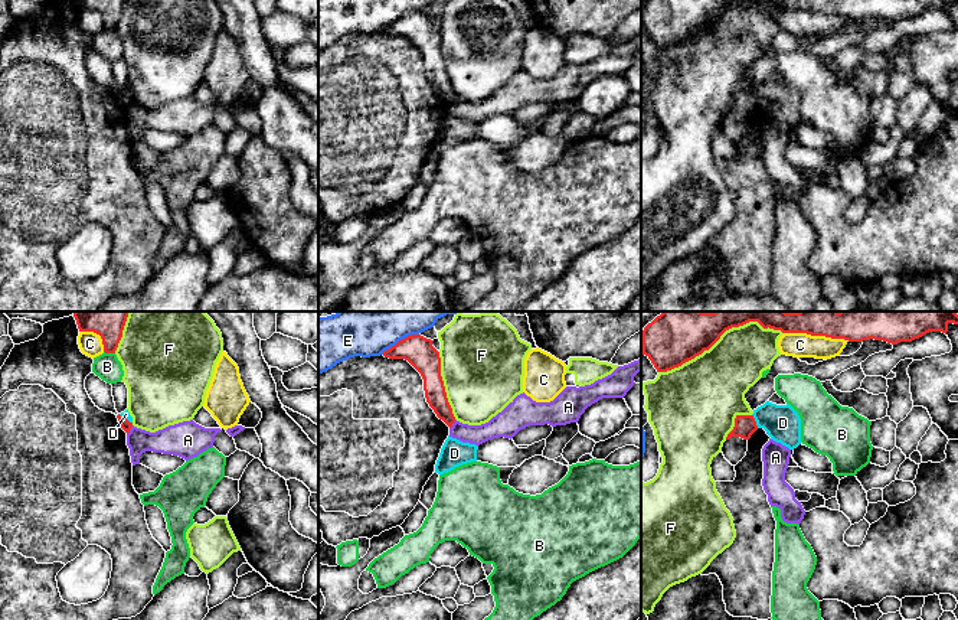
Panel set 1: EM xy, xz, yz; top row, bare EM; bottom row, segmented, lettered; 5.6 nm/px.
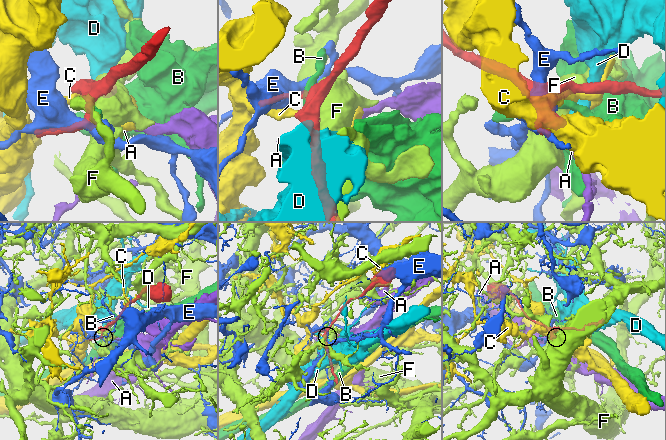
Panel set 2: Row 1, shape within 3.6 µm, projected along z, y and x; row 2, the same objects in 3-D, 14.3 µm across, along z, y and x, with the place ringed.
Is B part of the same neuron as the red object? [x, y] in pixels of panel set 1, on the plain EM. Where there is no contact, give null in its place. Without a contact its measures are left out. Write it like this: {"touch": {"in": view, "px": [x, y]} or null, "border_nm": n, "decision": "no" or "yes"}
{"touch": {"in": "xy", "px": [110, 29]}, "border_nm": 70, "decision": "no"}

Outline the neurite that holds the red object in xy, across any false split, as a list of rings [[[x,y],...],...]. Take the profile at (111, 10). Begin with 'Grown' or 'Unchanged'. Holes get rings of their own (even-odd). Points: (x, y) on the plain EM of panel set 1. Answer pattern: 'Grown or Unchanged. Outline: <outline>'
Unchanged. Outline: [[[76,0],[79,9],[94,9],[101,13],[104,29],[115,30],[125,0]]]

